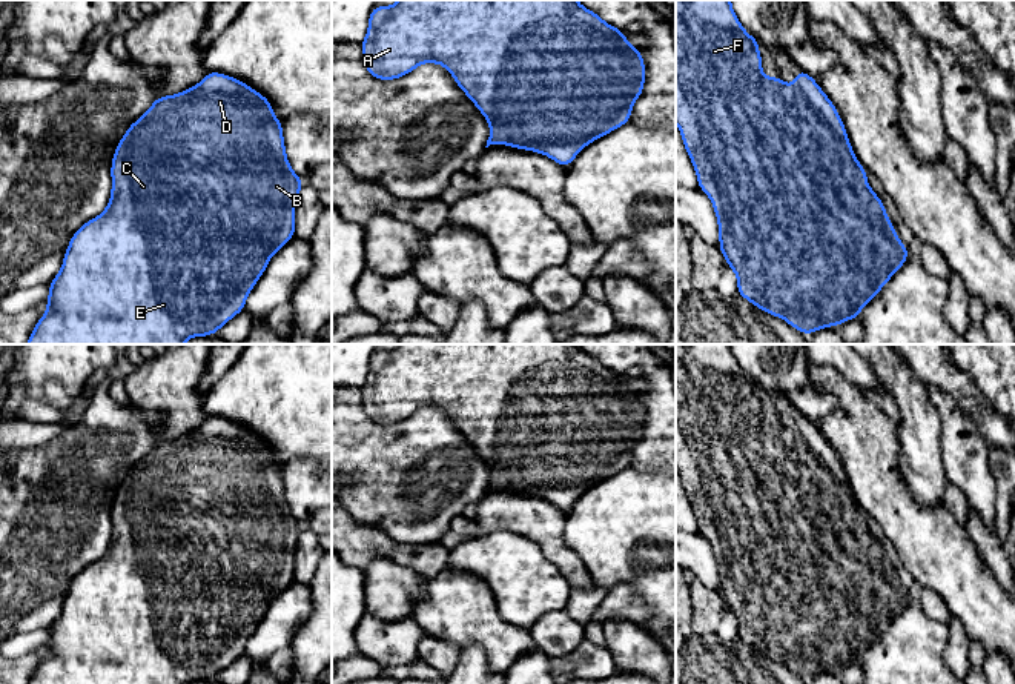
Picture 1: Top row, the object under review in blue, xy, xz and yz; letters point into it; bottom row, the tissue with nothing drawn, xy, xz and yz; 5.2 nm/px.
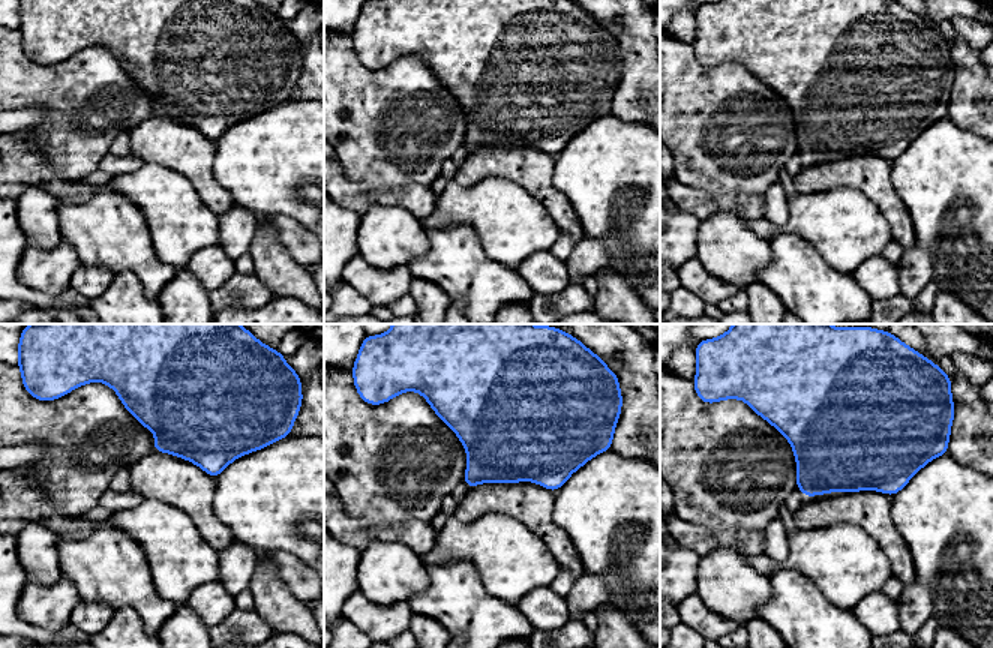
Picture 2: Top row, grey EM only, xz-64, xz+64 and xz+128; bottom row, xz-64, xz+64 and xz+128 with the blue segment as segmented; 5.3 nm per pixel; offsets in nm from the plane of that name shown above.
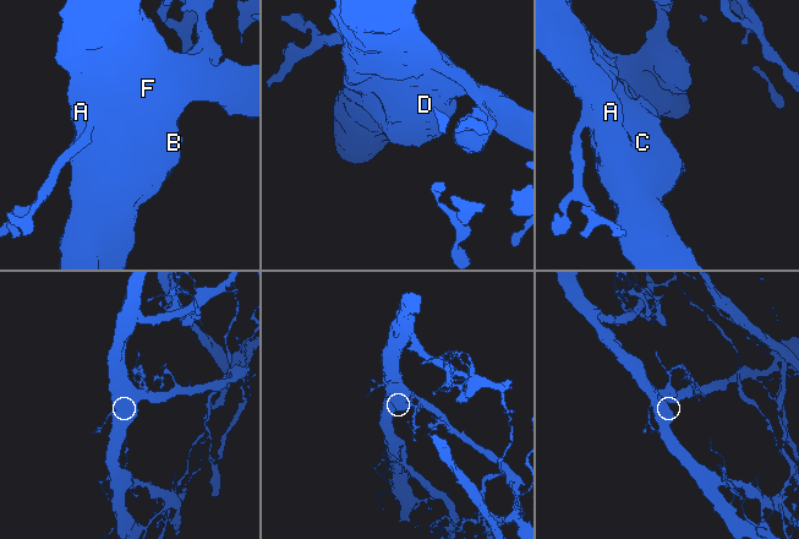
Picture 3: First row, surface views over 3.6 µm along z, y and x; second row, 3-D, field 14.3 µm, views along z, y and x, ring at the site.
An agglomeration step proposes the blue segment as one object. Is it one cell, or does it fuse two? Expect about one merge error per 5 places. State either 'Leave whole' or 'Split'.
Leave whole

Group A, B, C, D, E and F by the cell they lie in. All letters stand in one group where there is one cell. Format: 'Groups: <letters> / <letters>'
Groups: A B C D E F

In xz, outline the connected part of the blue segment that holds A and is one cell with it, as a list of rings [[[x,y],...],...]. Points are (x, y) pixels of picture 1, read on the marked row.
[[[399,0],[393,6],[375,6],[372,9],[369,31],[361,46],[364,66],[378,80],[401,78],[422,63],[442,65],[490,123],[490,137],[485,148],[490,144],[507,144],[516,149],[539,152],[564,168],[568,168],[587,144],[630,121],[631,108],[643,92],[646,74],[640,49],[628,43],[623,31],[613,28],[577,0]]]

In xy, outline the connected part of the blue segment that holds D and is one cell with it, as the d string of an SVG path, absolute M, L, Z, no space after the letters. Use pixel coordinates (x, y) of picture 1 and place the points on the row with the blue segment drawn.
M209 71L207 75L197 86L189 88L187 91L178 92L175 95L164 95L155 98L152 106L129 126L129 129L120 140L114 152L111 177L112 189L109 204L106 206L103 214L86 221L78 231L74 232L63 258L61 271L49 283L49 298L46 300L48 310L37 321L26 344L184 344L187 338L209 337L212 334L217 334L221 326L224 326L229 320L232 320L235 315L244 310L246 298L260 280L260 277L263 275L263 272L266 271L272 255L276 251L279 251L290 238L295 237L295 206L304 180L292 171L292 166L286 157L283 123L275 117L270 101L263 94L253 91L244 81L220 72Z

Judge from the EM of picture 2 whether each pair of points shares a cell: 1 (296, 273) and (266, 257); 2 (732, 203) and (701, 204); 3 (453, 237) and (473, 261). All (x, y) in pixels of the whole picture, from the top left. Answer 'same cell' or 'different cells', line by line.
1: same cell
2: same cell
3: same cell

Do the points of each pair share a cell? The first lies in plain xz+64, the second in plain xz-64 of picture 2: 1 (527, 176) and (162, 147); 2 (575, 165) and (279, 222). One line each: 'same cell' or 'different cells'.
1: same cell
2: different cells

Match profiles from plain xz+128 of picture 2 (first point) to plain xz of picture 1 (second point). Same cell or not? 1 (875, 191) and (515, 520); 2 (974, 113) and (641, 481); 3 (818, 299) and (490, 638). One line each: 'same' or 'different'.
1: same
2: different
3: same

